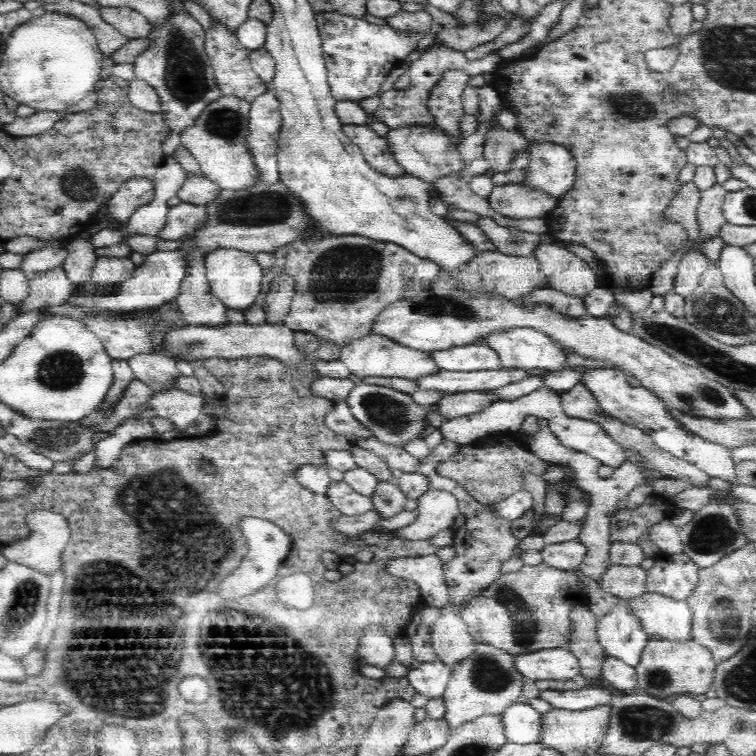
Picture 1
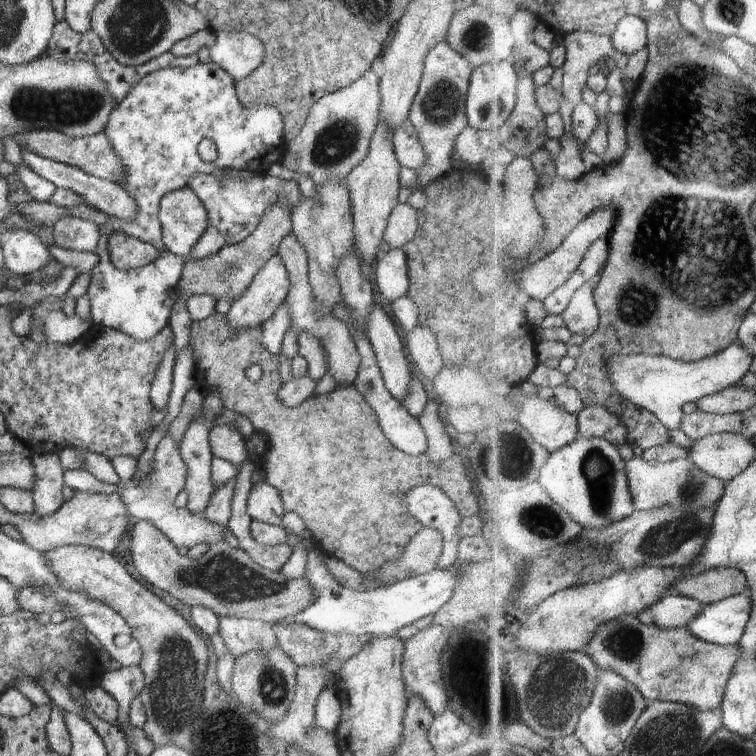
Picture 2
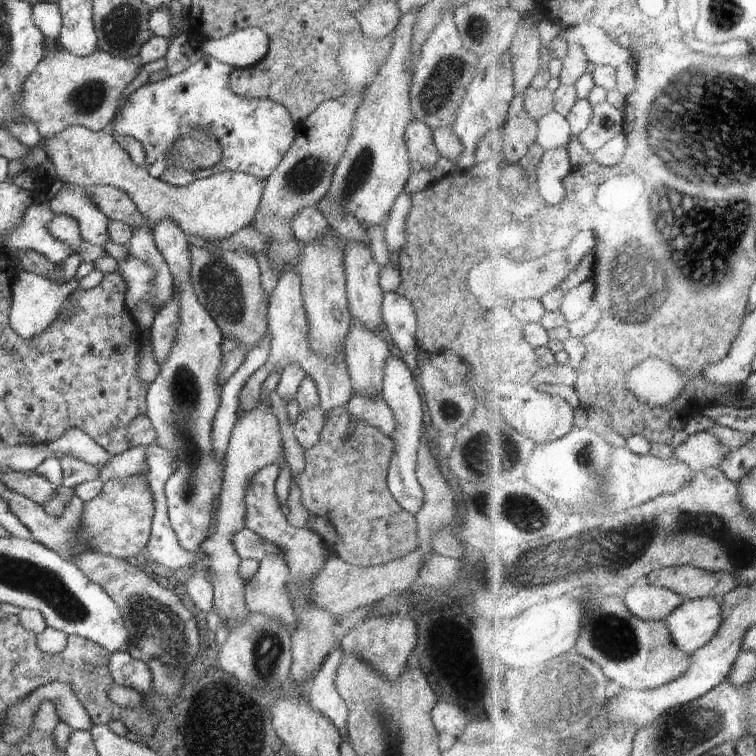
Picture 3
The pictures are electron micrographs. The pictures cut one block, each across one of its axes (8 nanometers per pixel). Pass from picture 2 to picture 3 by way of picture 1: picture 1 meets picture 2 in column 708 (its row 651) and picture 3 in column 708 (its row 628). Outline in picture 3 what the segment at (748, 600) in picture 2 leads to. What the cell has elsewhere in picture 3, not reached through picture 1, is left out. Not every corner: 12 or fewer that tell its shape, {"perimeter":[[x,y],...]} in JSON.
{"perimeter":[[685,599],[668,618],[694,657],[725,623],[723,601]]}

